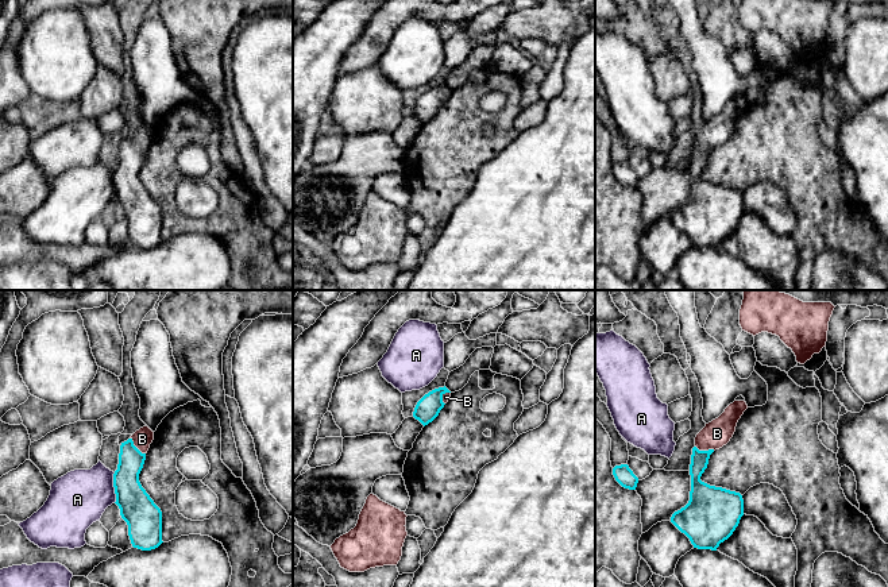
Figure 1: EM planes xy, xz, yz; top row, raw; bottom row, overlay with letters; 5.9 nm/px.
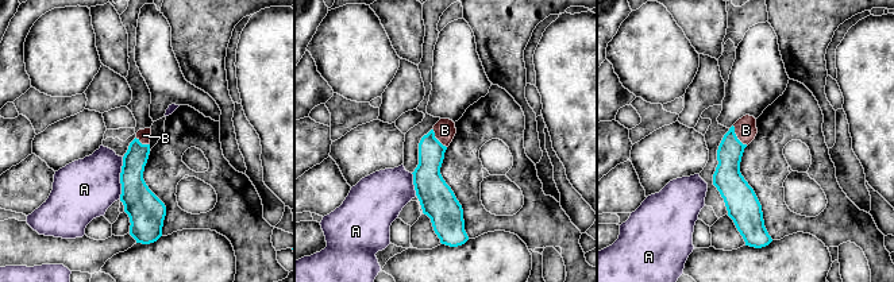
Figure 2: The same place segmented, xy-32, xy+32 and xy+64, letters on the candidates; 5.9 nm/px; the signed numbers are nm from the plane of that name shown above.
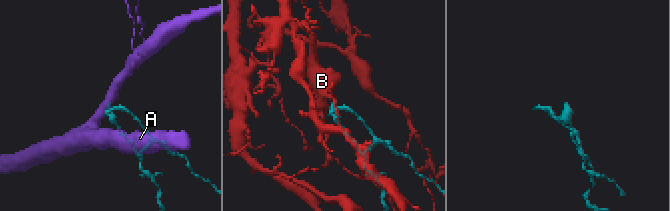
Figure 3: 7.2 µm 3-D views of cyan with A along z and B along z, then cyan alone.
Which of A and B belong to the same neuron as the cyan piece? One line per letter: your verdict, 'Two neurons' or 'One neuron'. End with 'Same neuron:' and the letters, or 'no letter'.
A: Two neurons
B: One neuron
Same neuron: B

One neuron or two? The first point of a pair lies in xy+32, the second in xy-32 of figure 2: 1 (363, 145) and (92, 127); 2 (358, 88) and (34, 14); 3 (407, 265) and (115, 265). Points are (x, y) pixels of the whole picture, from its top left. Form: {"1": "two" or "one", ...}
{"1": "one", "2": "two", "3": "one"}

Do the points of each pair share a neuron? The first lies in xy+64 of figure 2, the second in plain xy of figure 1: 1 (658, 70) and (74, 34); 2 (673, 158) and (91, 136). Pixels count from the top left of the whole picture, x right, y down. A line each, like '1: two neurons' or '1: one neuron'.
1: one neuron
2: one neuron

